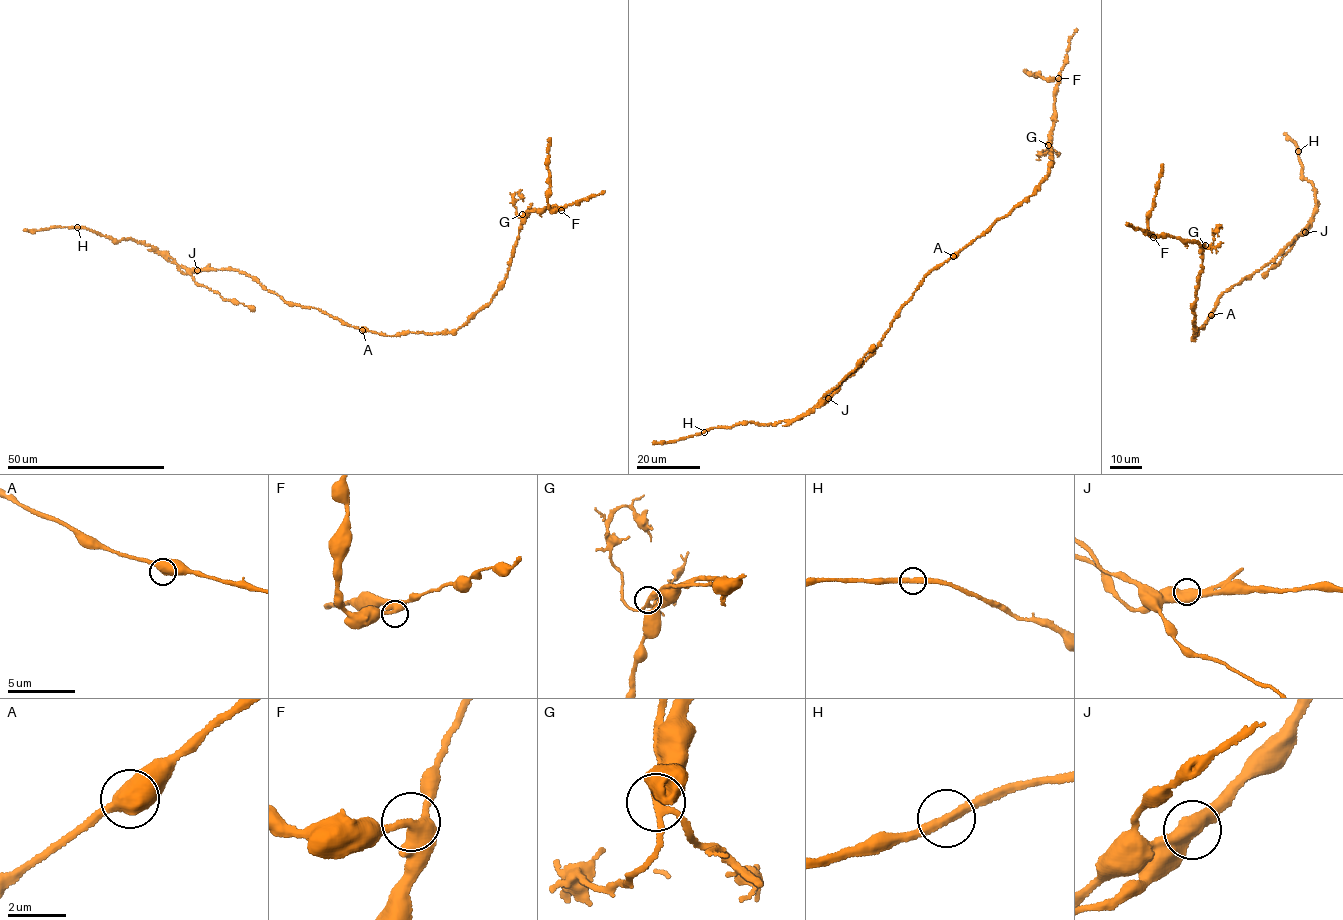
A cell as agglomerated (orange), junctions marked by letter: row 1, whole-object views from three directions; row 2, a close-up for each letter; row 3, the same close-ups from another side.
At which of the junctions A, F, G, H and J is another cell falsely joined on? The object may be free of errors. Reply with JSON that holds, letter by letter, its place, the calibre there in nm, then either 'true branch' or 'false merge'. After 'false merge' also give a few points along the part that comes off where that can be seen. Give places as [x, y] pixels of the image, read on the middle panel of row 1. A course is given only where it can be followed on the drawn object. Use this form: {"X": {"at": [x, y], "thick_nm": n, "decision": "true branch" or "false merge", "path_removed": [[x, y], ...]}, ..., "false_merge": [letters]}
{"A": {"at": [953, 256], "thick_nm": 550, "decision": "true branch"}, "F": {"at": [1058, 78], "thick_nm": 300, "decision": "true branch"}, "G": {"at": [1048, 145], "thick_nm": 280, "decision": "true branch"}, "H": {"at": [704, 432], "thick_nm": 320, "decision": "true branch"}, "J": {"at": [828, 398], "thick_nm": 600, "decision": "false merge", "path_removed": [[828, 398], [783, 426]]}, "false_merge": ["J"]}

